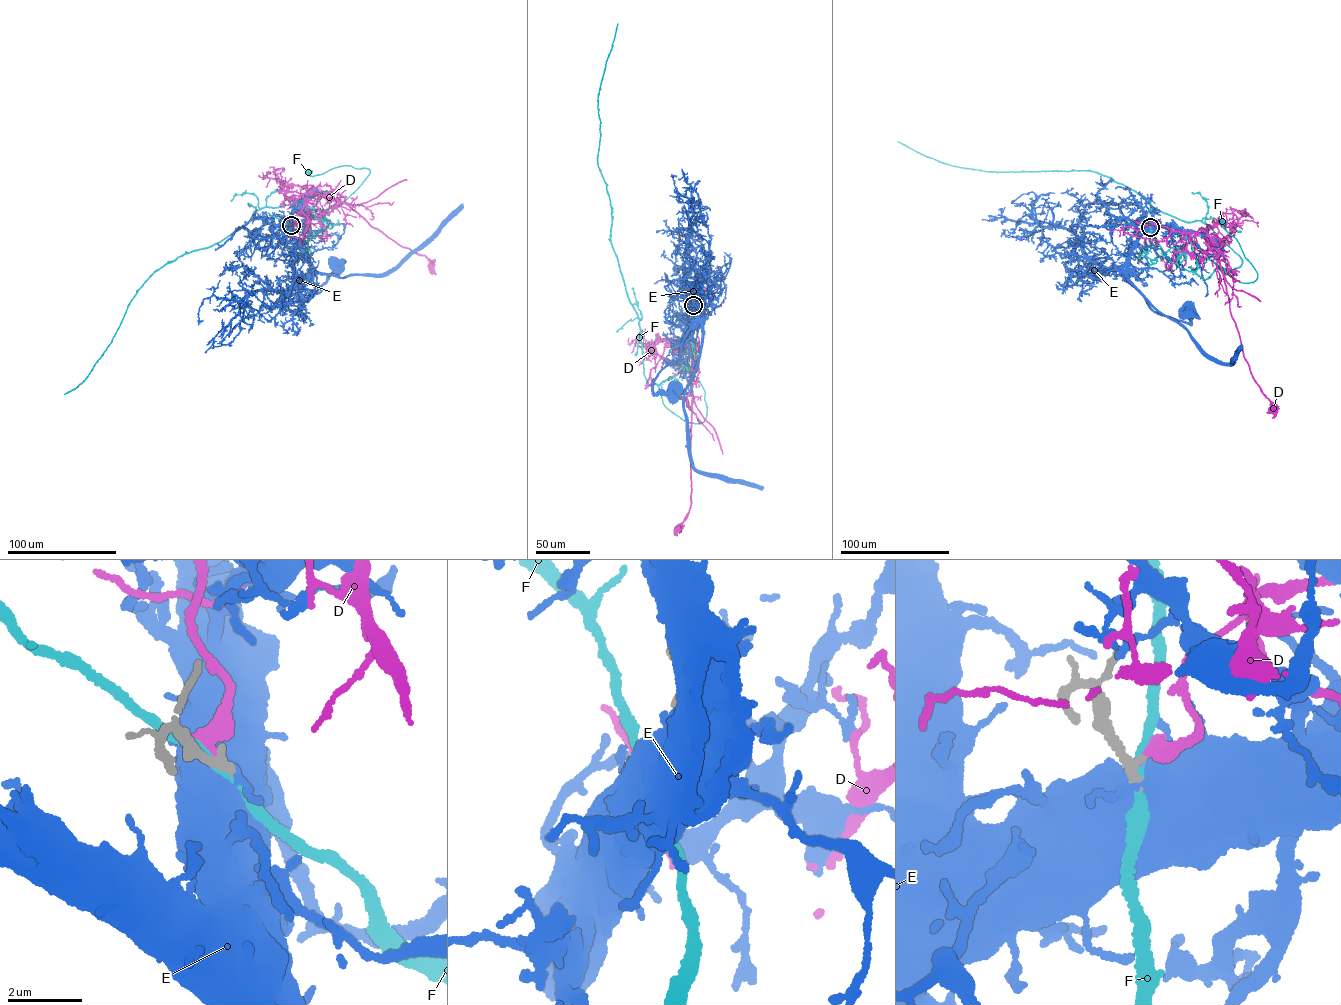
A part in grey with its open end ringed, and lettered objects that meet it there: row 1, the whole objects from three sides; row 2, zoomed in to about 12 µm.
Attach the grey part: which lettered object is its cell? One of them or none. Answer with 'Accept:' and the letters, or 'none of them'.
Accept: E

